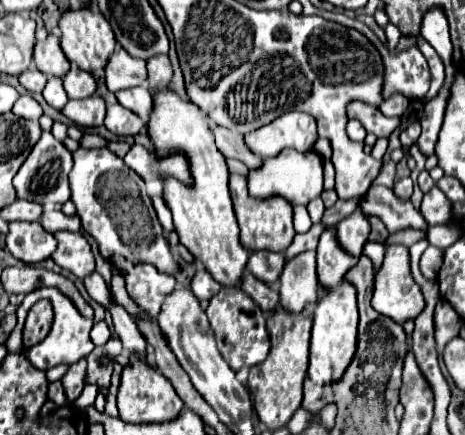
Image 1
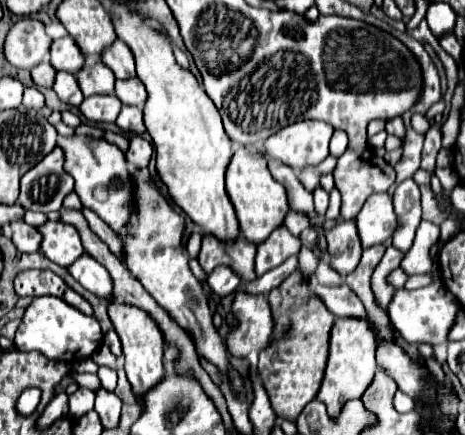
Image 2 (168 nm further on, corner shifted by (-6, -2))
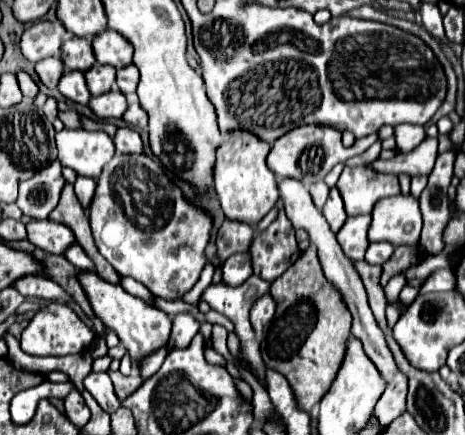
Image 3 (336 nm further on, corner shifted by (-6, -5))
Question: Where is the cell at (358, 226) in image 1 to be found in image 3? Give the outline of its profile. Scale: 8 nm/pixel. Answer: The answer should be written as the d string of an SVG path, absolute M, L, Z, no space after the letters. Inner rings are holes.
M414 196L382 198L372 210L368 242L390 242L394 246L416 244L422 230L422 216Z

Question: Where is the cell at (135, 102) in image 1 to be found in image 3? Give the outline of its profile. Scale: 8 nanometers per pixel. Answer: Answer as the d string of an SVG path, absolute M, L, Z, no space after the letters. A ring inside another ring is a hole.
M132 64L128 68L118 70L116 74L116 84L122 94L134 94L138 88L138 68Z

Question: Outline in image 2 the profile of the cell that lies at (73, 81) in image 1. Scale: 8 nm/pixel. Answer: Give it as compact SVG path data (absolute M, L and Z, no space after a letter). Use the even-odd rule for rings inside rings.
M96 61L96 63L86 63L78 73L76 73L76 79L82 87L82 93L84 97L90 97L90 95L110 95L114 93L114 73L102 63L102 61Z

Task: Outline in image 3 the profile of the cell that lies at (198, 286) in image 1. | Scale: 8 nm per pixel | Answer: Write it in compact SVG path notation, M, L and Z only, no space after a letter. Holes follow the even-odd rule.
M234 254L224 262L222 282L226 282L226 286L240 286L250 276L252 276L250 254Z

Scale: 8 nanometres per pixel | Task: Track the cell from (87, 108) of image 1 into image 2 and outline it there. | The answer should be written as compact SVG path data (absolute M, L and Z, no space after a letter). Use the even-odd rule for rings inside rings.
M94 95L86 97L80 105L82 115L90 123L114 123L118 113L122 109L122 103L116 95Z

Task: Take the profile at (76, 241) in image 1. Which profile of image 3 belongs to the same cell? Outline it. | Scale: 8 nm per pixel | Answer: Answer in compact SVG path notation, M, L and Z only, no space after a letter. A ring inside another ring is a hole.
M32 220L26 224L26 230L28 240L40 250L46 250L50 254L64 254L66 246L72 246L76 242L68 226L50 220Z

